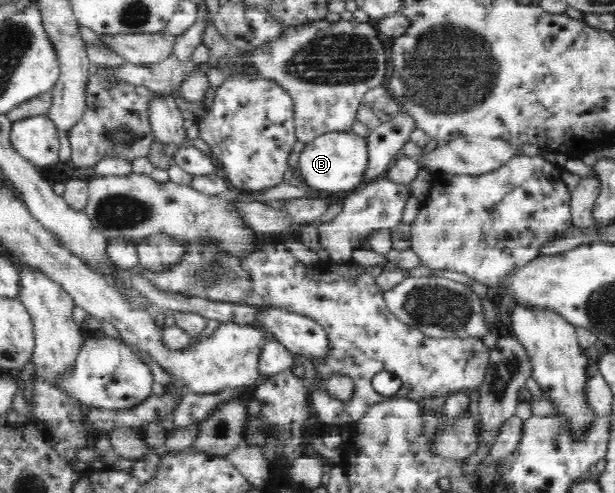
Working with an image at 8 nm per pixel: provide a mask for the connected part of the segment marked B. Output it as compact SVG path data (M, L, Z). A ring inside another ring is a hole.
M351 130L343 133L329 133L307 144L300 153L300 175L309 188L327 195L337 191L351 194L367 184L369 173L369 145L367 139Z

